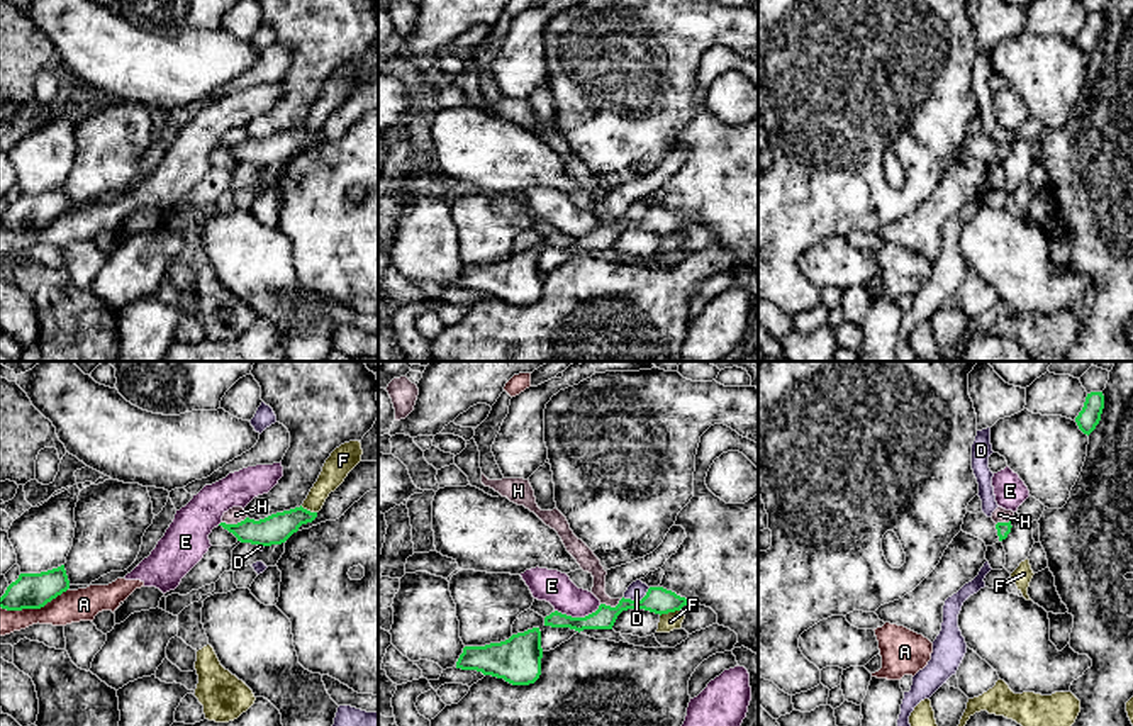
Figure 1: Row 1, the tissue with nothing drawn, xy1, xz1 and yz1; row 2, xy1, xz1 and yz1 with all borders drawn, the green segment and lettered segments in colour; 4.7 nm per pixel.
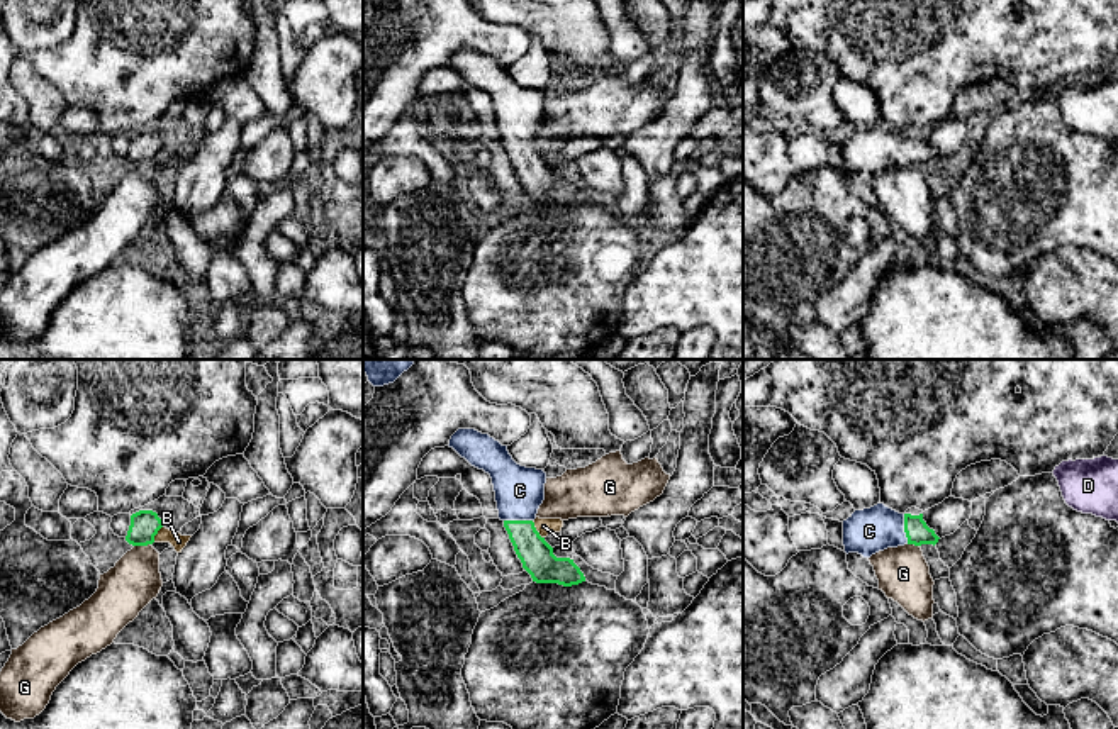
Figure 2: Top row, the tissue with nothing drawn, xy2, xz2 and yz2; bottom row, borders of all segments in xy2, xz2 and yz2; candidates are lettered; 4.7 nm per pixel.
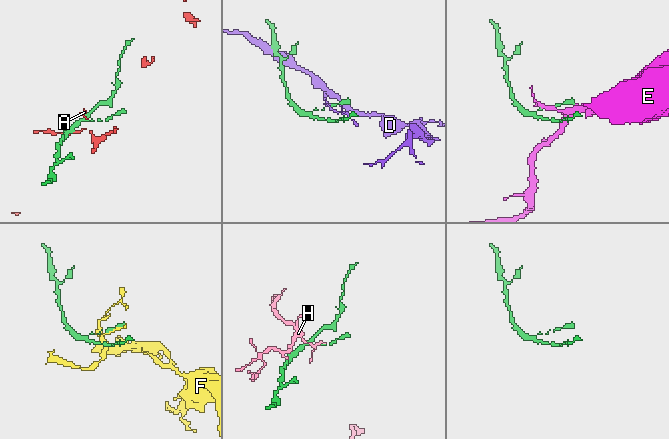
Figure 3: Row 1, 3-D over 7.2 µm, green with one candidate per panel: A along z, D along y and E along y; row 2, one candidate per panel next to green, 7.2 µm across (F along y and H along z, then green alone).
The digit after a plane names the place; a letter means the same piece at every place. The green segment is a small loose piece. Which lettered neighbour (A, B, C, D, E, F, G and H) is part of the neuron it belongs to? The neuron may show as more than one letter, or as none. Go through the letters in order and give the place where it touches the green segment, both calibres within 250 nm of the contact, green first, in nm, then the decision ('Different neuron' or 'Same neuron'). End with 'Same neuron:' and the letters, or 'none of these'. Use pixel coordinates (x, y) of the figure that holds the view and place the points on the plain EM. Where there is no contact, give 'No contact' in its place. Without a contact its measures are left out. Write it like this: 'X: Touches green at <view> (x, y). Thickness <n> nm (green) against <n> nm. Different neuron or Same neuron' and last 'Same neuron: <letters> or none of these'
A: Touches green at xy1 (34, 228). Thickness 180 nm (green) against 160 nm. Different neuron
B: Touches green at xz2 (535, 150). Thickness 160 nm (green) against 80 nm. Different neuron
C: Touches green at yz2 (905, 150). Thickness 110 nm (green) against 220 nm. Same neuron
D: Touches green at xz1 (635, 221). Thickness 130 nm (green) against 90 nm. Different neuron
E: Touches green at xz1 (577, 238). Thickness 110 nm (green) against 160 nm. Different neuron
F: Touches green at xz1 (669, 231). Thickness 130 nm (green) against 90 nm. Different neuron
G: Touches green at xy2 (141, 165). Thickness 140 nm (green) against 240 nm. Different neuron
H: Touches green at xy1 (234, 145). Thickness 140 nm (green) against 80 nm. Different neuron
Same neuron: C

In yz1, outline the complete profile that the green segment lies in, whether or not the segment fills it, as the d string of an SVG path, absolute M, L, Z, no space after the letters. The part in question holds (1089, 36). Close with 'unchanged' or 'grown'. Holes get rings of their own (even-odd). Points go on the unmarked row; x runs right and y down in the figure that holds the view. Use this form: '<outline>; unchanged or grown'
M1102 12L1087 14L1084 27L1075 37L1075 42L1084 54L1089 56L1096 49L1096 46L1101 41L1102 29L1104 29Z; unchanged

